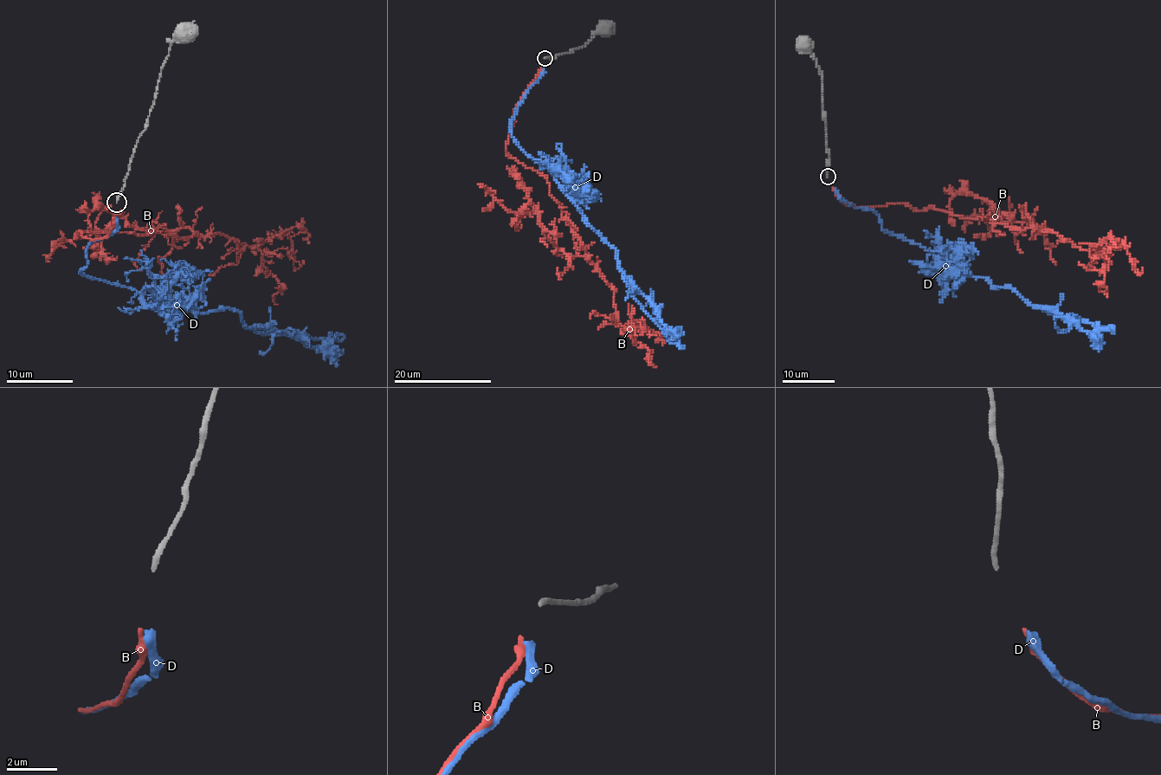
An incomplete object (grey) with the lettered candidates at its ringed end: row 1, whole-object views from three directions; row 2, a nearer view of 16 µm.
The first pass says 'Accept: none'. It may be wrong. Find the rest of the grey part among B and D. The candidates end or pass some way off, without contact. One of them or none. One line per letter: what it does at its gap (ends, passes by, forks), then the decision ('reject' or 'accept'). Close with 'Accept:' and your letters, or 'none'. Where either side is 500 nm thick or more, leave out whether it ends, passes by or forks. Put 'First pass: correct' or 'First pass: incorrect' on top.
First pass: correct
B: it ends; reject
D: it ends; reject
Accept: none

